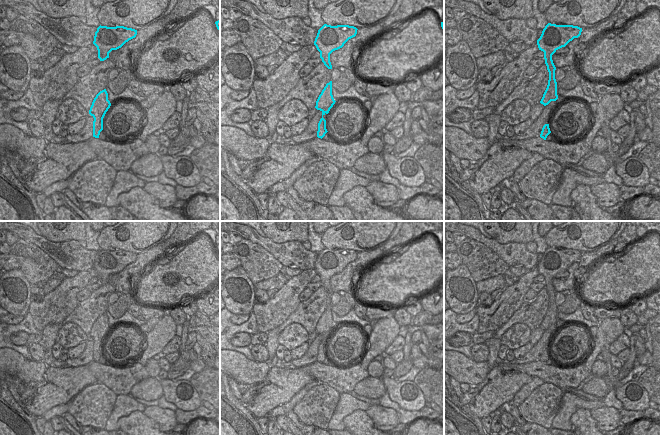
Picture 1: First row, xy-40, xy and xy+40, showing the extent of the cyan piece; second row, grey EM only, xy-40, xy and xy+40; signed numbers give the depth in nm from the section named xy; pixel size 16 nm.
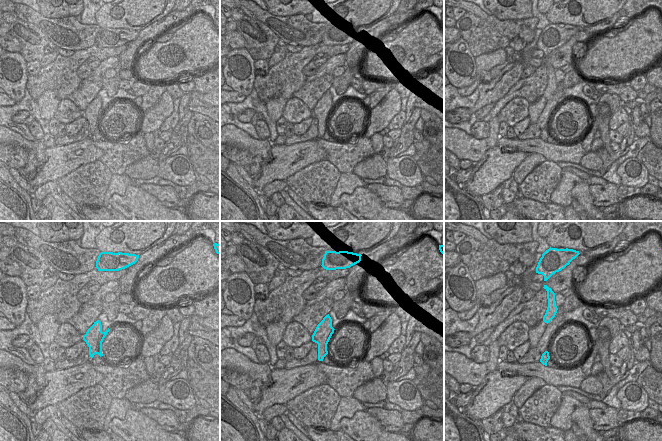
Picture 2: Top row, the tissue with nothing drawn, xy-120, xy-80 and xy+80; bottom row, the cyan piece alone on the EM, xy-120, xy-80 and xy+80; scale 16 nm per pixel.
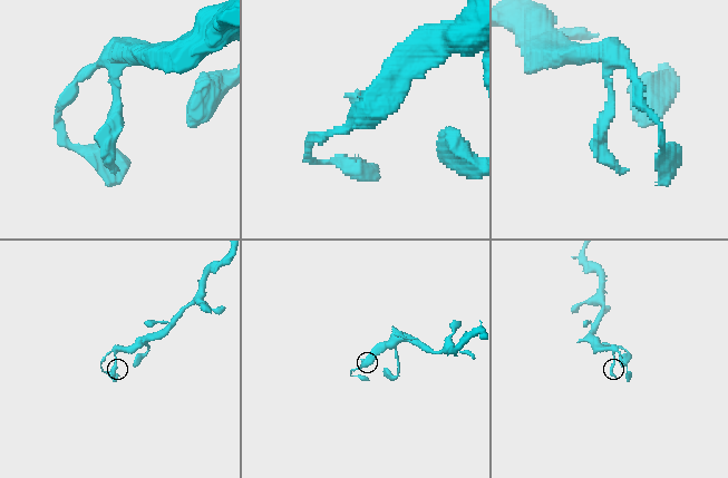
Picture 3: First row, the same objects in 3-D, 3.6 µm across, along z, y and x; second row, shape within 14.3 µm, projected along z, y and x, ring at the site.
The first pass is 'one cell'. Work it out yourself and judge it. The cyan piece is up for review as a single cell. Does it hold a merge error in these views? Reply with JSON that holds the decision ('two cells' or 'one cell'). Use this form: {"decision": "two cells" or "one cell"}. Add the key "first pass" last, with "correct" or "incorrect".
{"decision": "two cells", "first pass": "incorrect"}

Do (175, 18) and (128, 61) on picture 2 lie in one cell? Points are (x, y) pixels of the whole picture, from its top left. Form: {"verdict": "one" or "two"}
{"verdict": "one"}

